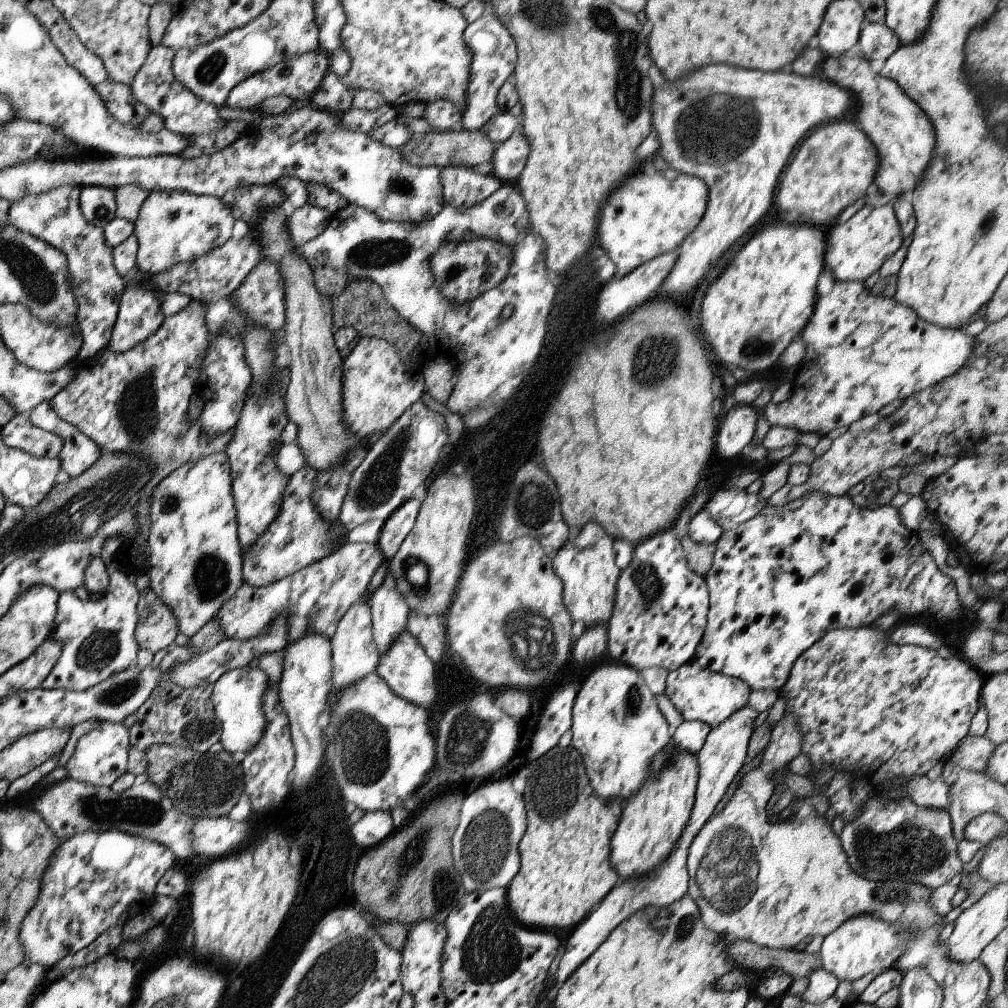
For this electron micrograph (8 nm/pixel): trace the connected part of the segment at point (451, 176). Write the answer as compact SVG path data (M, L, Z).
M449 166L442 170L443 202L458 210L486 200L504 183L494 175L474 172L471 167Z

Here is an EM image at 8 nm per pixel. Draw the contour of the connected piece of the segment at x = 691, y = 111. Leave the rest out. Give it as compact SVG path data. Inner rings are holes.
M708 64L708 66L704 66L704 68L696 70L696 72L692 72L690 76L680 78L680 80L674 80L674 82L666 80L660 88L656 88L656 92L654 92L652 98L654 98L654 100L652 100L652 126L654 126L654 130L658 133L658 156L663 158L664 162L666 162L666 166L702 179L706 183L708 189L707 207L704 216L700 219L698 226L686 236L683 243L677 249L676 264L672 267L667 279L659 287L656 298L664 293L666 296L669 296L675 293L688 294L690 290L695 292L698 284L701 282L700 280L705 278L705 274L712 268L712 264L718 260L719 256L722 256L730 246L734 246L748 230L752 230L754 224L758 224L758 222L764 218L764 214L766 214L768 208L772 206L778 176L780 176L780 172L784 170L784 166L786 166L786 162L788 162L788 158L790 158L794 146L798 146L798 142L800 142L804 136L808 136L806 130L812 132L813 129L820 126L822 123L826 124L830 121L838 120L839 118L851 117L853 106L850 92L835 85L820 74L796 76L796 74L792 74L792 72L782 72L782 70L778 70L778 72L758 72L758 70L734 68L734 66L728 66L728 64L712 64L712 66Z

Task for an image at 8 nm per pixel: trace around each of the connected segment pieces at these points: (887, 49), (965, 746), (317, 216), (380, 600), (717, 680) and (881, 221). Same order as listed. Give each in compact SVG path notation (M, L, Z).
M865 23L861 30L858 46L868 62L886 62L900 46L899 36L885 23Z
M966 735L956 746L949 761L965 769L985 774L990 755L997 746L986 736Z
M306 203L286 218L285 229L288 229L293 245L299 247L320 236L328 228L332 216L327 209Z
M388 571L380 586L368 600L371 608L373 635L381 655L390 643L407 628L410 607L397 591L394 575Z
M695 660L669 671L666 682L664 694L671 700L674 710L683 716L683 720L705 722L711 728L717 727L739 708L746 706L752 691L740 678L698 667Z
M867 203L846 222L836 224L827 230L827 249L825 264L832 269L832 278L836 281L864 281L874 274L890 258L904 242L899 220L892 203L874 208Z

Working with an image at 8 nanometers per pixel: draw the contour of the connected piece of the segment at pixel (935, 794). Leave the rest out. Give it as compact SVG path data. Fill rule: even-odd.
M926 775L915 776L904 784L904 788L918 806L940 810L949 807L948 787L941 776L936 780L930 780Z

